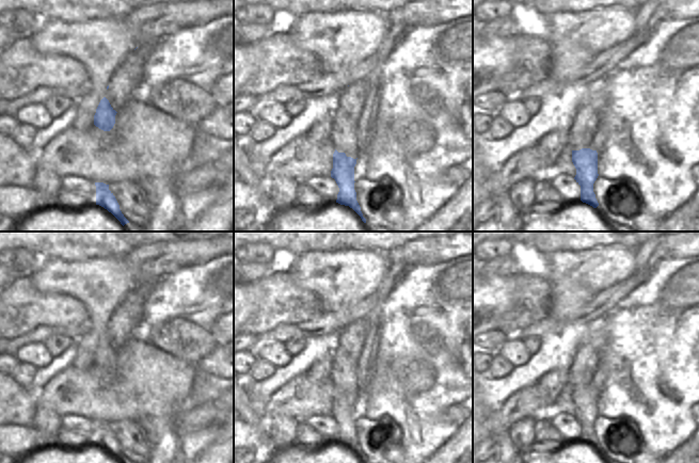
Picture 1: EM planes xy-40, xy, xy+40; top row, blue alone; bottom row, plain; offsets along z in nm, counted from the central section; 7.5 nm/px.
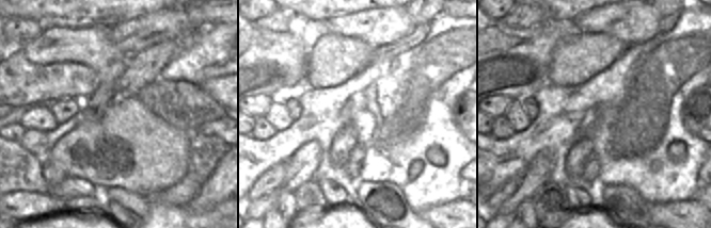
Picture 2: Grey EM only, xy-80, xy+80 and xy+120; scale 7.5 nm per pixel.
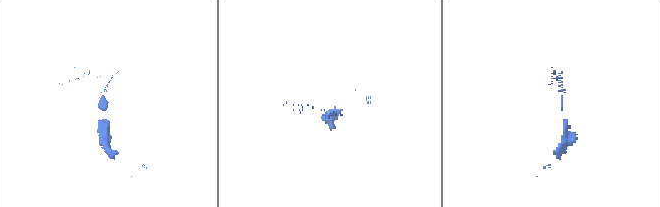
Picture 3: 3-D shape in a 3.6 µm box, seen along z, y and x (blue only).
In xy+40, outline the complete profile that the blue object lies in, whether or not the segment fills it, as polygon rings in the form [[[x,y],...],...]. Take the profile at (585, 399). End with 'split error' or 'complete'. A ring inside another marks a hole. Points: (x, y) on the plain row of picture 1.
[[[590,387],[572,389],[572,401],[576,408],[574,418],[581,425],[581,440],[593,447],[599,445],[593,431],[593,422],[598,413],[598,392]]] | complete

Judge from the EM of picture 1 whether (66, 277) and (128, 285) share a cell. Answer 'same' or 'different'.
same

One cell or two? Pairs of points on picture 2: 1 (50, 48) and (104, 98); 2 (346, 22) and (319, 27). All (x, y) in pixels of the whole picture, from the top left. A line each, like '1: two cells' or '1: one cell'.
1: two cells
2: two cells

